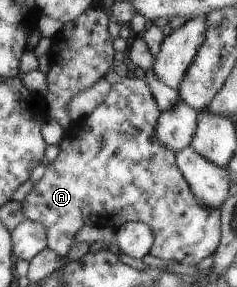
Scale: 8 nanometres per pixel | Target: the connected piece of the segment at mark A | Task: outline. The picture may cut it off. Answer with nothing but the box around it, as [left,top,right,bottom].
[22,77,220,265]

